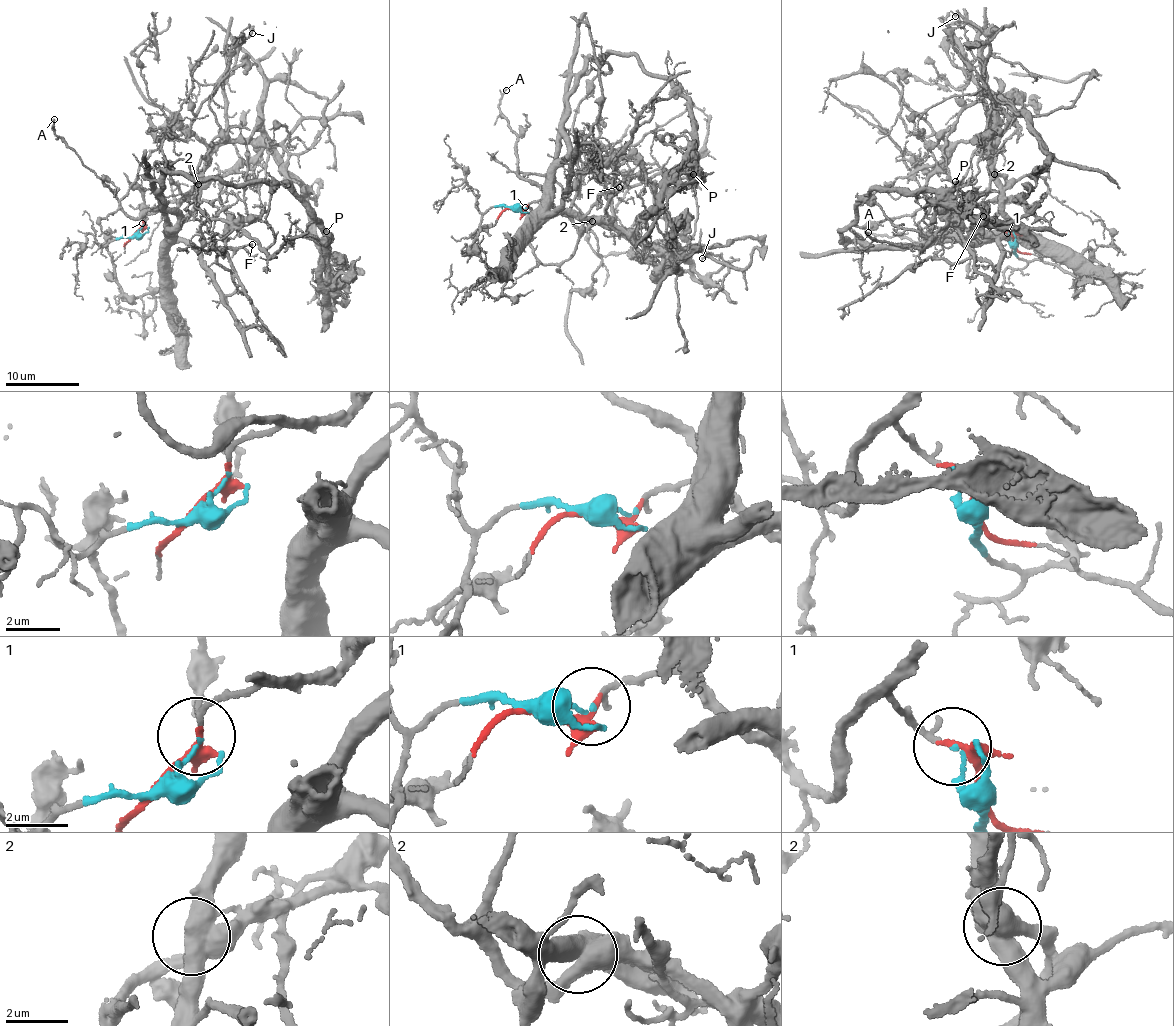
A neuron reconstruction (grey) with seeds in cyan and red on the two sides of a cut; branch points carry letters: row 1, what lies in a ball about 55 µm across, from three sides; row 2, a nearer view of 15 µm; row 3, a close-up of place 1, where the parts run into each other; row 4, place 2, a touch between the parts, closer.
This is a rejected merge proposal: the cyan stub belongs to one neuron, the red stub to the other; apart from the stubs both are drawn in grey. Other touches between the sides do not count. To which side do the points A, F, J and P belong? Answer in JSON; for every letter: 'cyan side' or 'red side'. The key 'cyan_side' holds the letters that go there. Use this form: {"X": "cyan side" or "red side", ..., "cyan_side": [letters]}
{"A": "red side", "F": "cyan side", "J": "cyan side", "P": "cyan side", "cyan_side": ["F", "J", "P"]}

